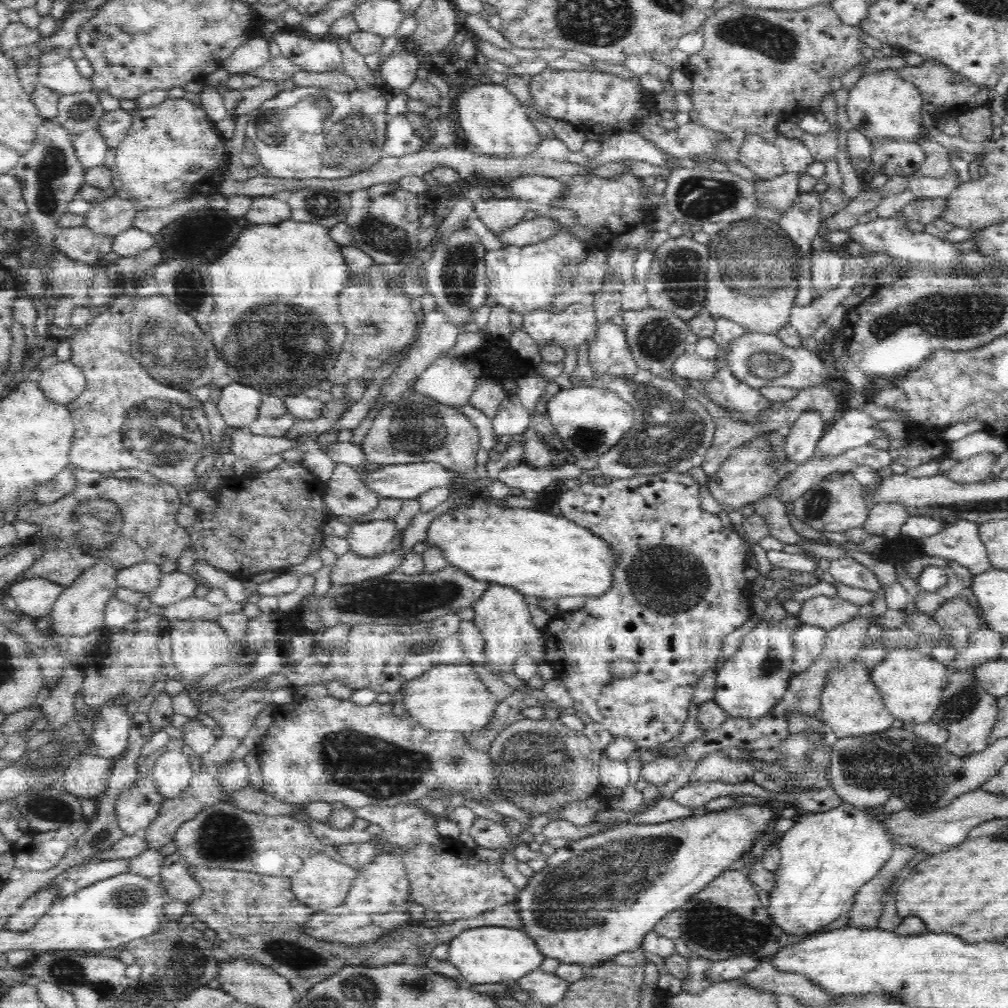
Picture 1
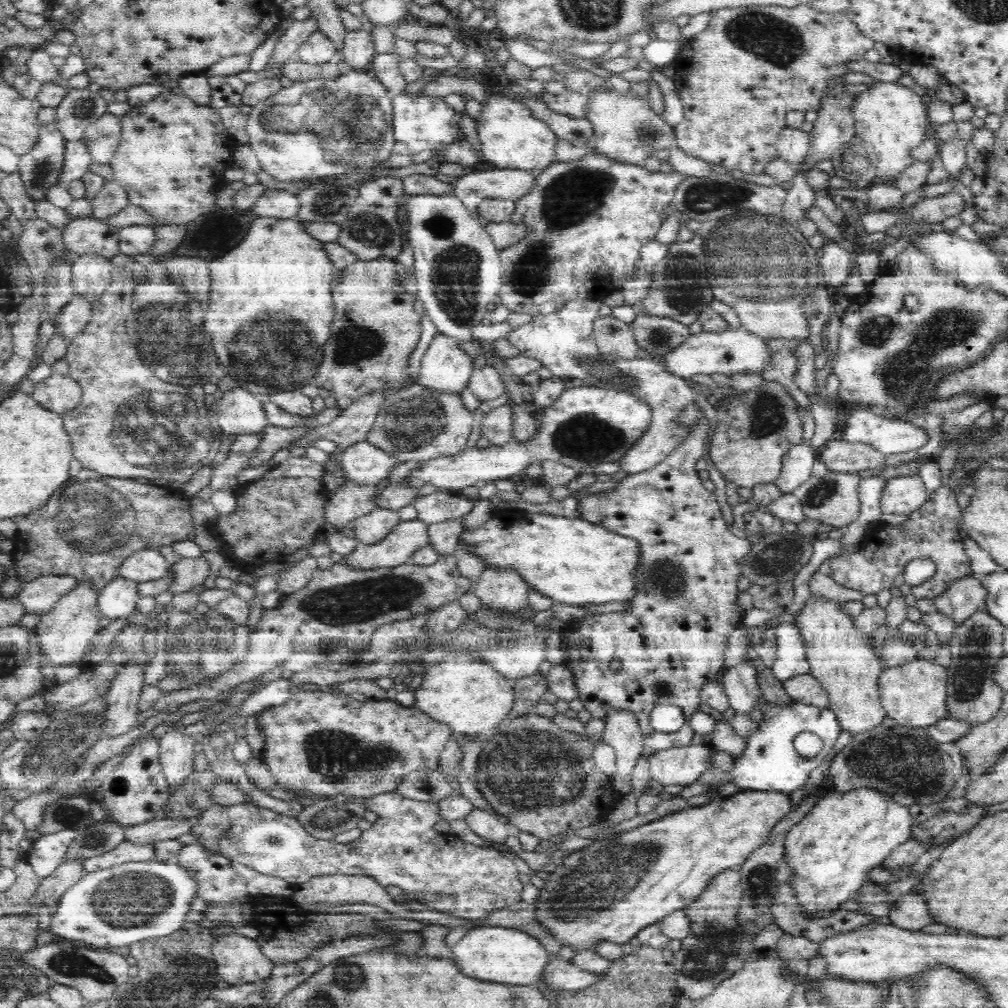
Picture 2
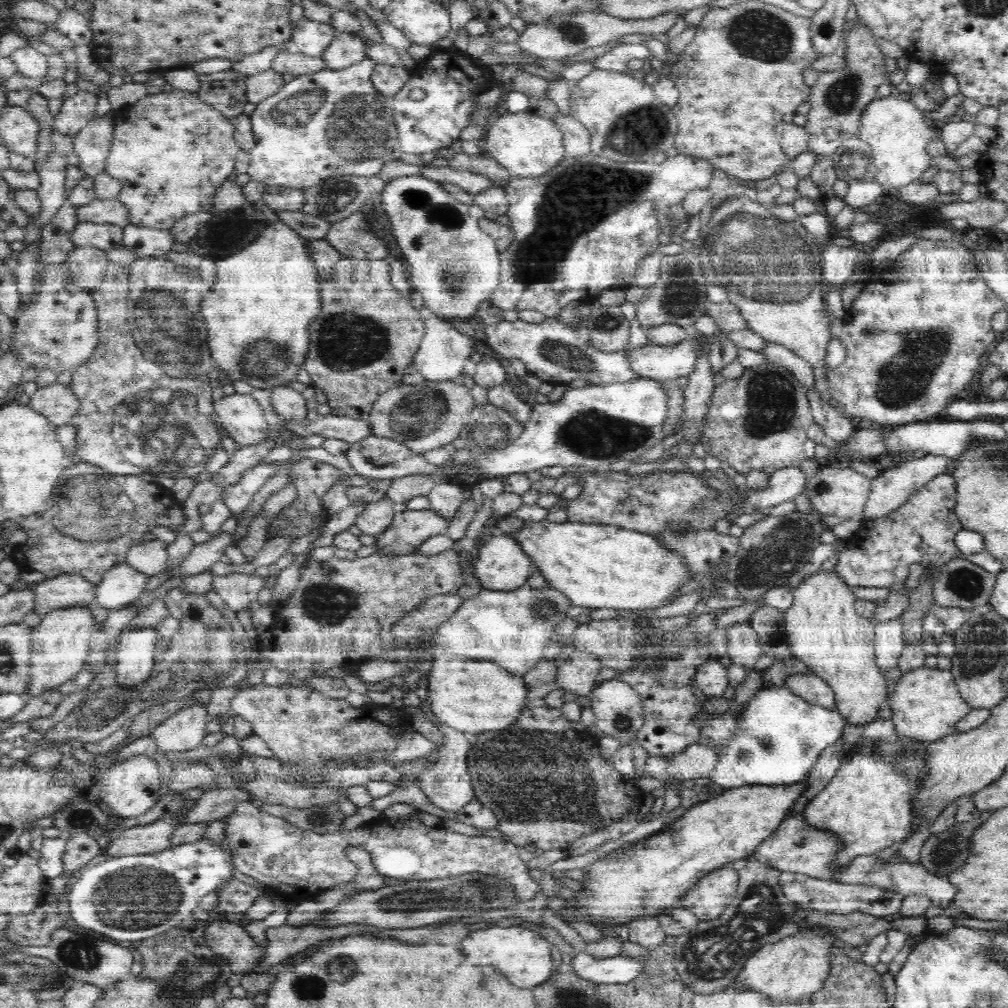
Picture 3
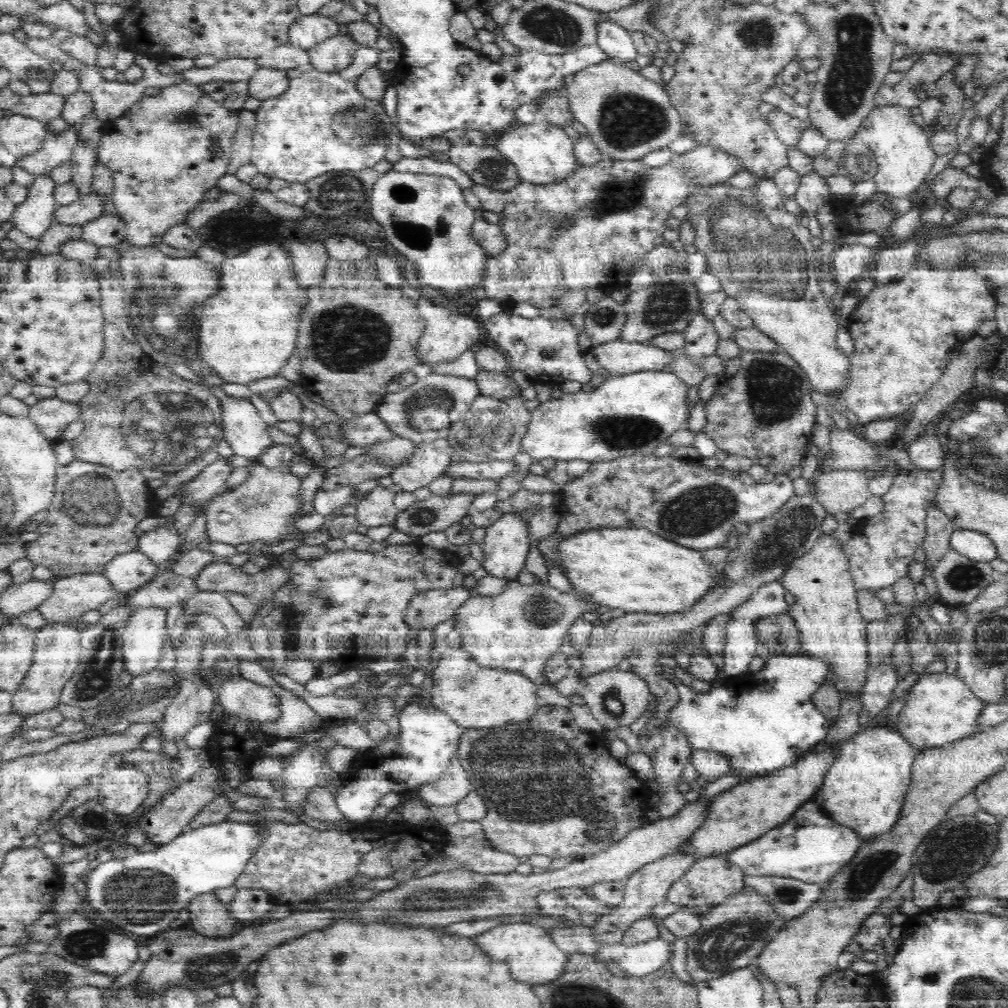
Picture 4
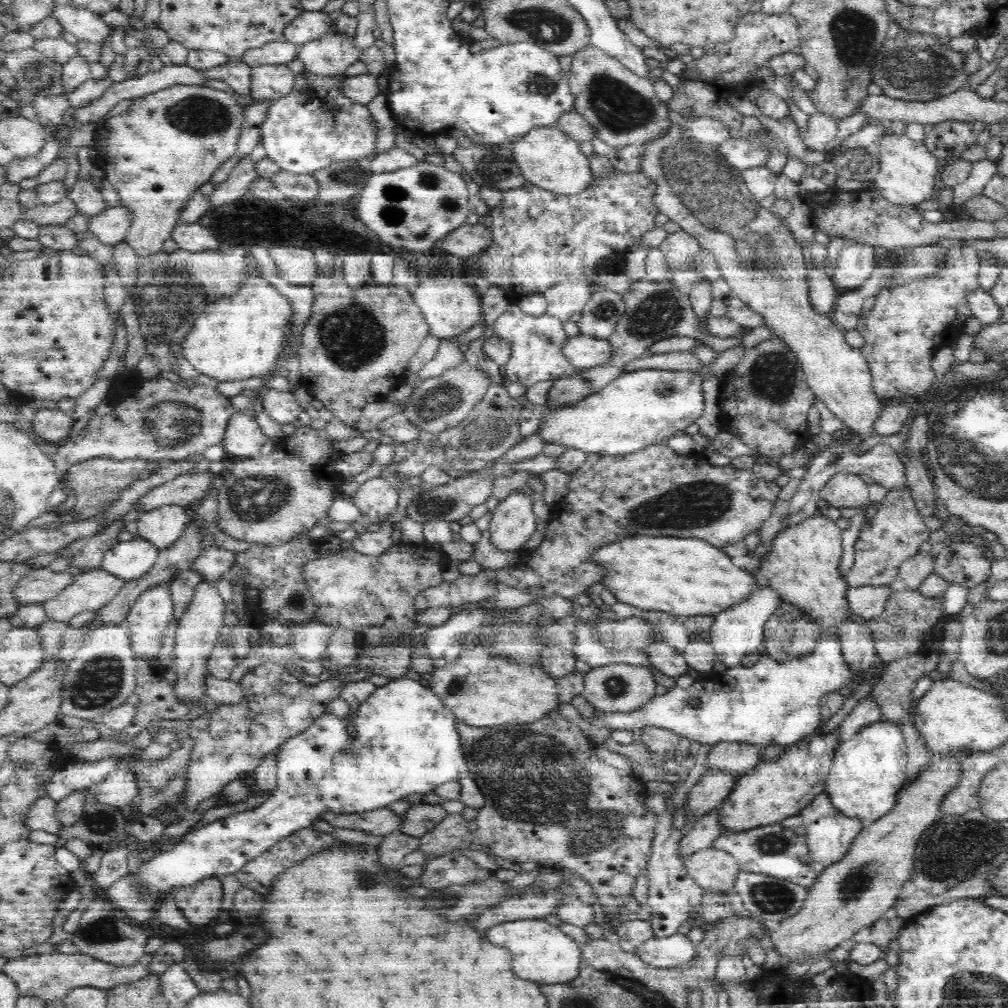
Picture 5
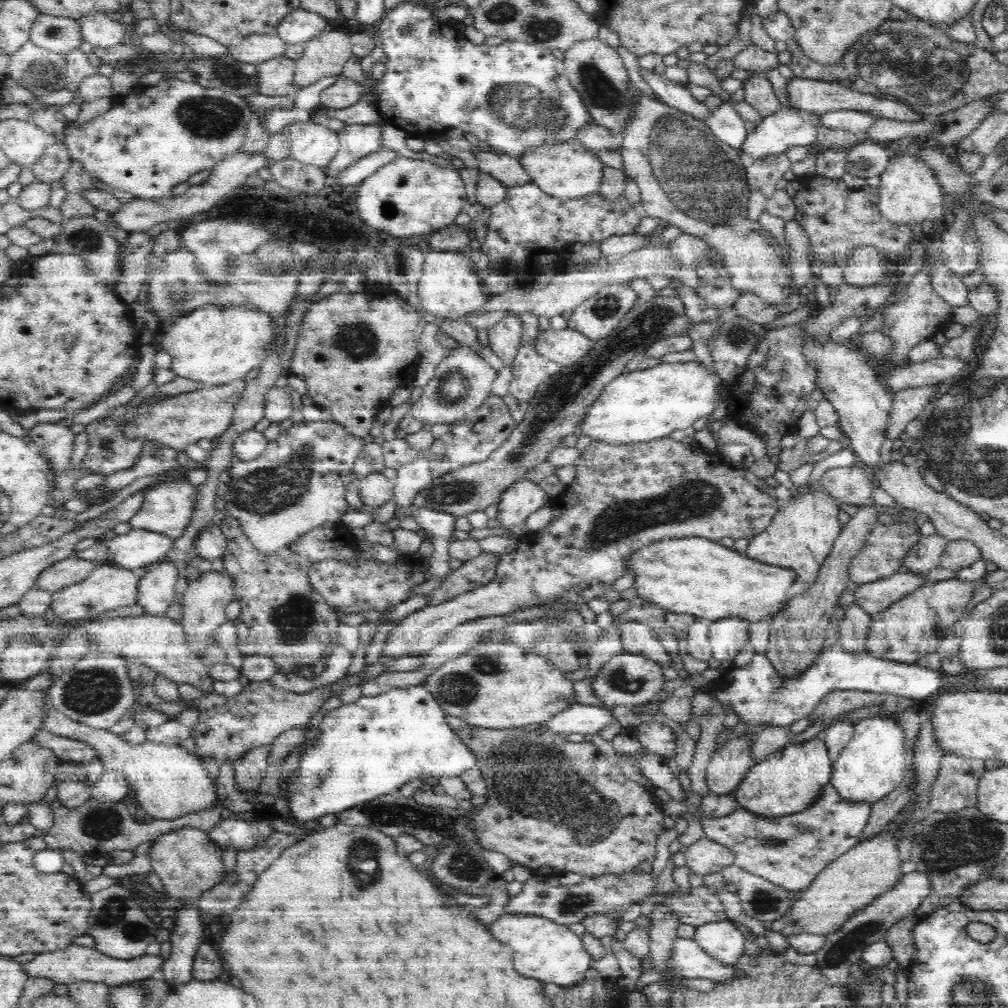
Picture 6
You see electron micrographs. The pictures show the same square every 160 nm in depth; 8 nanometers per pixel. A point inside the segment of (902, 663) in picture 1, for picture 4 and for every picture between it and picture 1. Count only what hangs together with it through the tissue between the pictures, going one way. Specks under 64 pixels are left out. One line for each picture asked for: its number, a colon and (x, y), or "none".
2: (913, 694)
3: (926, 705)
4: (943, 709)

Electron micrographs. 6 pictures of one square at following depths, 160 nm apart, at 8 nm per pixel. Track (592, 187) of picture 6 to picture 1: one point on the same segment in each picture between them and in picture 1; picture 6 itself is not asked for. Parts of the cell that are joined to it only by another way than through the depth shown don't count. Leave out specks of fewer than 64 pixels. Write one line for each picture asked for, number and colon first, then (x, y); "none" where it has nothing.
1: (495, 121)
2: (512, 137)
3: (527, 145)
4: (542, 153)
5: (550, 159)

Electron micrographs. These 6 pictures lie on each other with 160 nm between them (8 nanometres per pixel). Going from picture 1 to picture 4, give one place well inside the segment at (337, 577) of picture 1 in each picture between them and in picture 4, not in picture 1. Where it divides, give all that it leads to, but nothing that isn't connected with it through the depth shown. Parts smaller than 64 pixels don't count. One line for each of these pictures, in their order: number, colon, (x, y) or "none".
2: (406, 537)
3: (409, 529)
4: (437, 512)

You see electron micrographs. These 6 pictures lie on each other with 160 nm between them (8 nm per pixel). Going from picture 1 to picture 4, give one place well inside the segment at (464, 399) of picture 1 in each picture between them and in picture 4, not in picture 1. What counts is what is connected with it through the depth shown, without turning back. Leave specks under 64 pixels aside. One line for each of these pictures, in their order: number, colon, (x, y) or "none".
2: (445, 367)
3: (444, 353)
4: (448, 333)

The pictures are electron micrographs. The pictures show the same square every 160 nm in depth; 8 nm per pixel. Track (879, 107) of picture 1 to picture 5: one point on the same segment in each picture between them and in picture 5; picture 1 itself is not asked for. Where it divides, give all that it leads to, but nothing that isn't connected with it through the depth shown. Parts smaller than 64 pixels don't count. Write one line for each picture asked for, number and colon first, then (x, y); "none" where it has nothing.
2: (891, 118)
3: (896, 134)
4: (904, 157)
5: (907, 174)

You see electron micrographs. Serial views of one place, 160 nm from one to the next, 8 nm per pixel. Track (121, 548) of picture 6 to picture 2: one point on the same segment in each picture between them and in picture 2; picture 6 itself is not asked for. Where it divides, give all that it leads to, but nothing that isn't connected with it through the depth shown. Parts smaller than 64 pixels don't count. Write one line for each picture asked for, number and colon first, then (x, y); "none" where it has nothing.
2: (117, 600)
3: (120, 586)
4: (126, 573)
5: (133, 559)

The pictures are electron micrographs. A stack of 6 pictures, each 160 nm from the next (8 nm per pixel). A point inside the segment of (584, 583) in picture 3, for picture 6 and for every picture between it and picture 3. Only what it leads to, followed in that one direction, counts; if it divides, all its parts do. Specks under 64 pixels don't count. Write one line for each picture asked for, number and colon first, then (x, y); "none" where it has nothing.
4: (630, 570)
5: (685, 577)
6: (690, 575)

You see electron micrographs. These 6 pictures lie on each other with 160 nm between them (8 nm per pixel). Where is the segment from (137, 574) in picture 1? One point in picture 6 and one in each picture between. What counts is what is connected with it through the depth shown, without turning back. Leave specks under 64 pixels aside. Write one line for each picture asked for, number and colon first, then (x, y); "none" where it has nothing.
2: (143, 566)
3: (150, 557)
4: (162, 543)
5: (161, 527)
6: (167, 508)

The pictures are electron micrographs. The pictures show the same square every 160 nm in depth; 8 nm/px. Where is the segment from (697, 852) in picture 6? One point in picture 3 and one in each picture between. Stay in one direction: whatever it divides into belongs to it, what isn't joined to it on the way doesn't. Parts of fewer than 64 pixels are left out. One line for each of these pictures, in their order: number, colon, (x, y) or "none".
3: (711, 896)
4: (708, 883)
5: (715, 872)

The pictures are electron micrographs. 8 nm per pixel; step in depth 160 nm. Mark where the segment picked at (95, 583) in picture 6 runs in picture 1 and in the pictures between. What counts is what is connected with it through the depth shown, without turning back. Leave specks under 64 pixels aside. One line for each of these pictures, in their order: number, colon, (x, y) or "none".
1: (34, 597)
2: (40, 595)
3: (58, 592)
4: (72, 596)
5: (90, 591)

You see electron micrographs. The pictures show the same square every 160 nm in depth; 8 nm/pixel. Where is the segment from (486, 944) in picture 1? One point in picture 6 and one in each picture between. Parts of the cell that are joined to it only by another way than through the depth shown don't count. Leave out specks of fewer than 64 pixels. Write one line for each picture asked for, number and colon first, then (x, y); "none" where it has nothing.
2: (500, 955)
3: (523, 956)
4: (537, 959)
5: (542, 953)
6: (544, 950)

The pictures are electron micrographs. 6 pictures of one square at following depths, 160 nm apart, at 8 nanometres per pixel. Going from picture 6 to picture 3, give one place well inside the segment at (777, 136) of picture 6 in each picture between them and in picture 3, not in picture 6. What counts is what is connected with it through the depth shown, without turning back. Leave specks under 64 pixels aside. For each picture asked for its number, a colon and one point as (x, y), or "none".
3: (584, 226)
4: (603, 218)
5: (742, 155)

